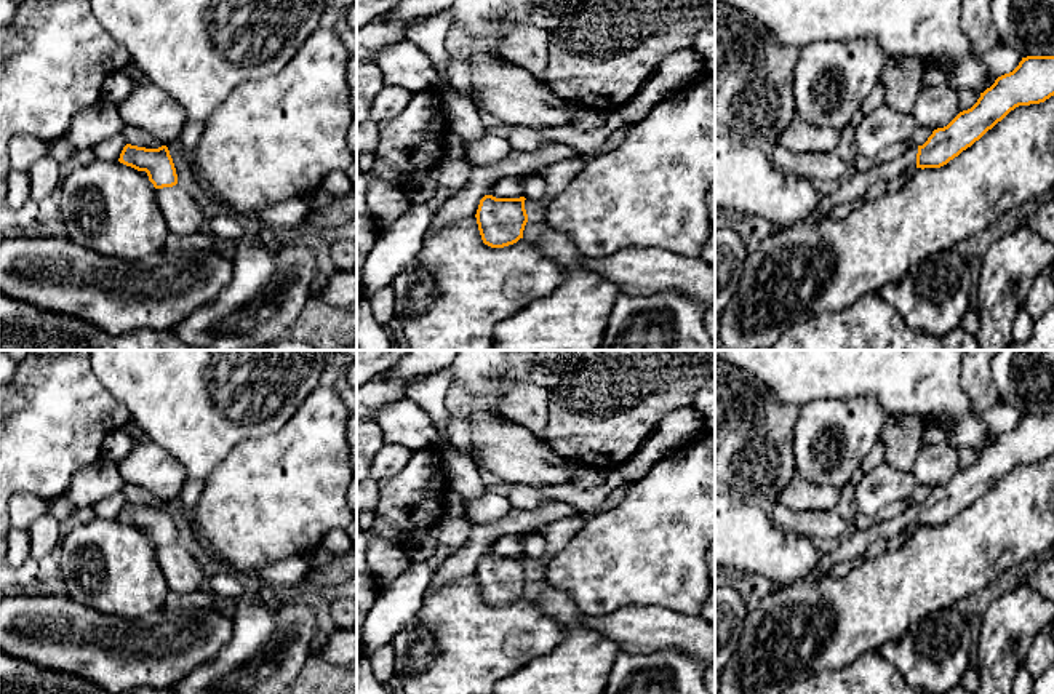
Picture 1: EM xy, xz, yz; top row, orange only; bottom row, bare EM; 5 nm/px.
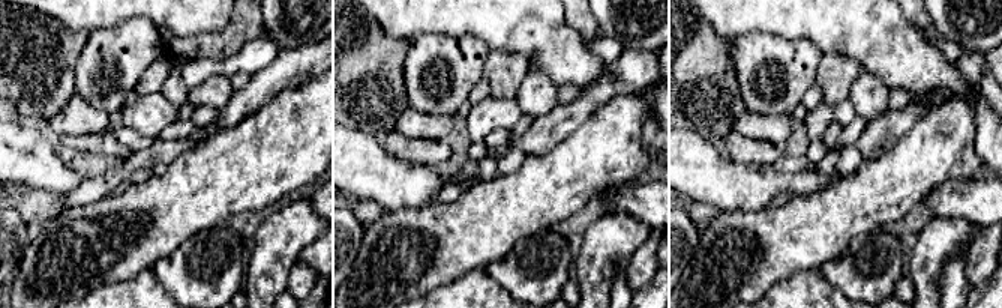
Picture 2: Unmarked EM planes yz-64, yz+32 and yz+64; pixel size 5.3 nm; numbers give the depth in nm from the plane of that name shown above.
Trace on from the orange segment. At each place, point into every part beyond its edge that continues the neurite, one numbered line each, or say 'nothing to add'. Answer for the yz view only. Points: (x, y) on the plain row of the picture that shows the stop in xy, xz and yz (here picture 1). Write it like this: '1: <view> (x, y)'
1: yz (851, 549)

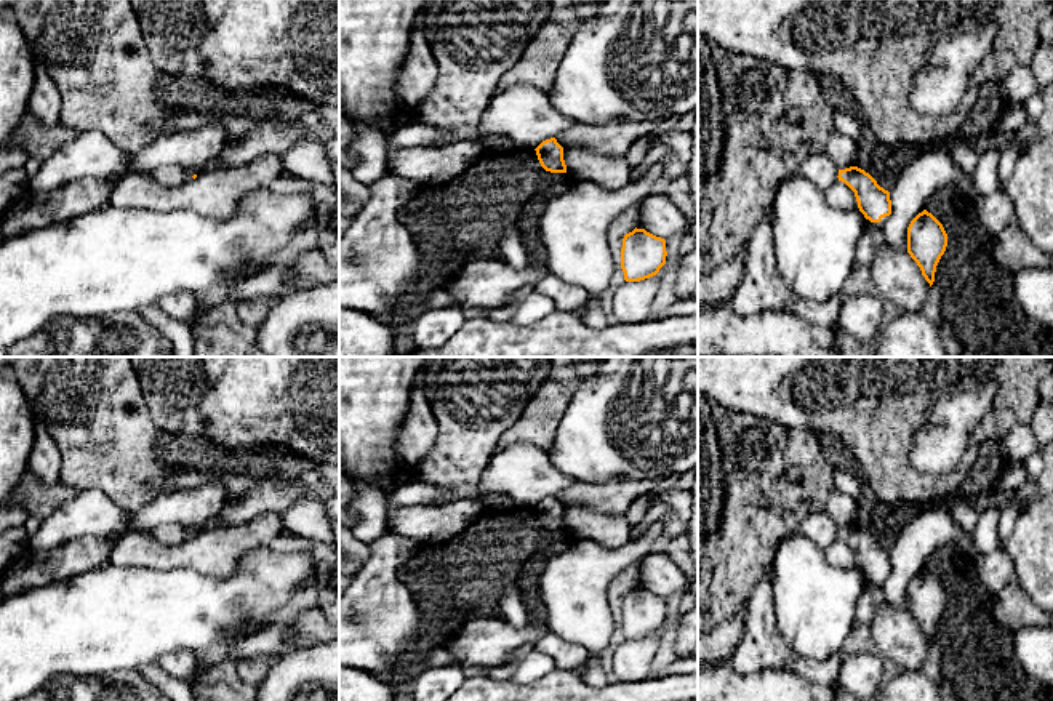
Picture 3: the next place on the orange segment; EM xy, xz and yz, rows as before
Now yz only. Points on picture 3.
nothing to add

